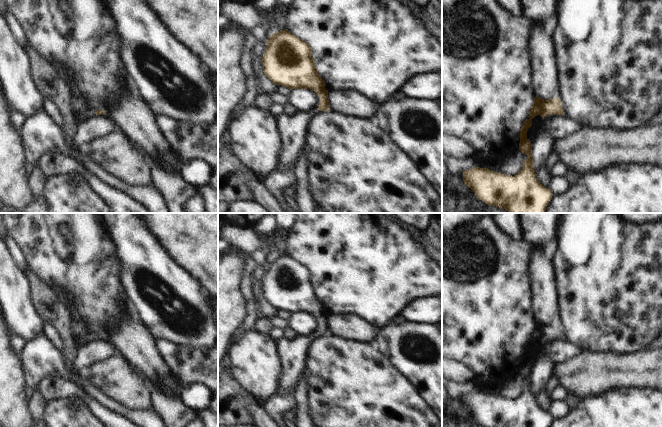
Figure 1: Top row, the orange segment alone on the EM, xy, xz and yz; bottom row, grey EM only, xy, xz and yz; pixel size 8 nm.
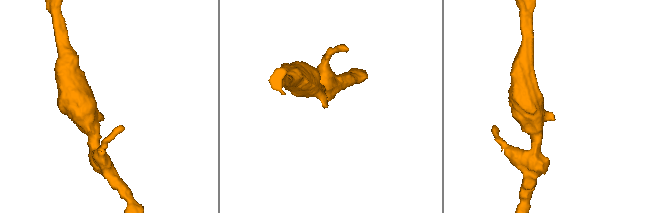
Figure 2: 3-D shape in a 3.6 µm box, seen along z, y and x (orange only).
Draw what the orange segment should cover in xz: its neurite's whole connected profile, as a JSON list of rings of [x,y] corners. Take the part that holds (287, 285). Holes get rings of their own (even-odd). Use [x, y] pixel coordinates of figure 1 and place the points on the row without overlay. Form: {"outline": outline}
{"outline": [[[287,253],[271,258],[262,280],[264,298],[275,308],[290,313],[312,313],[318,318],[319,329],[309,336],[295,339],[282,338],[278,347],[282,356],[282,376],[278,394],[294,394],[303,376],[310,347],[319,335],[329,335],[328,314],[318,298],[312,281],[312,273],[304,264]]]}

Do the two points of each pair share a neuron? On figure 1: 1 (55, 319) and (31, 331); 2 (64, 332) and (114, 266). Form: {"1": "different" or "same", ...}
{"1": "different", "2": "different"}

